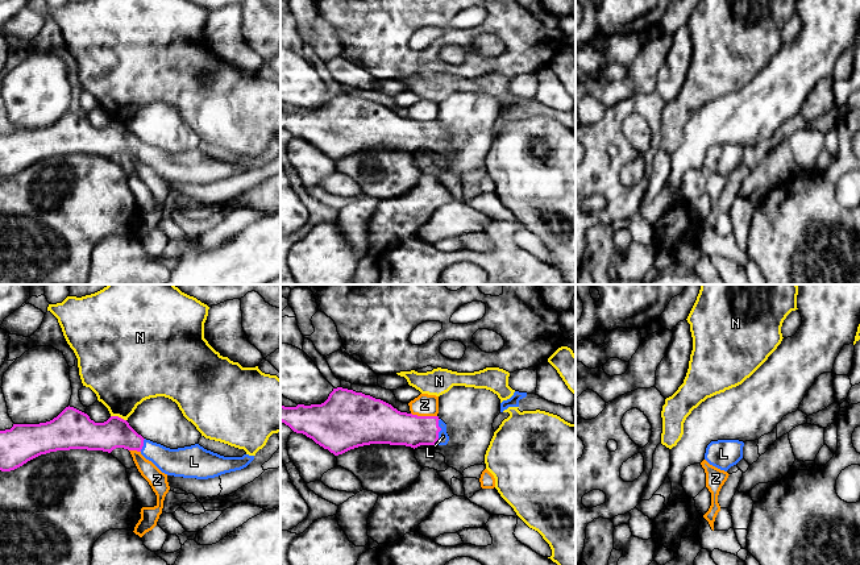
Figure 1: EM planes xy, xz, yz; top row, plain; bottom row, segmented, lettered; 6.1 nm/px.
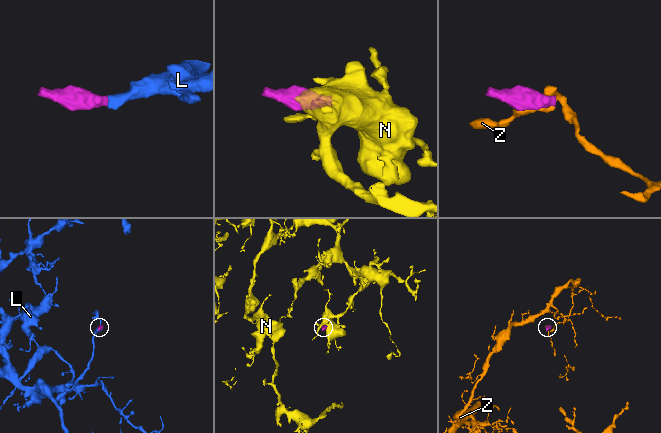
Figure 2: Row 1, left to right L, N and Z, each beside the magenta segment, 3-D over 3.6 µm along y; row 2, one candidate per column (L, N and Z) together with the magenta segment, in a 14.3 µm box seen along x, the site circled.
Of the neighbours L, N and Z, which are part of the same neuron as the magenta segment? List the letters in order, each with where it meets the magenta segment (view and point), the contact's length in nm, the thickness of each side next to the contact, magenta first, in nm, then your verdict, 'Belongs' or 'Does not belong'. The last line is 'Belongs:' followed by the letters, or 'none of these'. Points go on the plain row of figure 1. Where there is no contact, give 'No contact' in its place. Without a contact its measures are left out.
L: Touches magenta at xz (439, 136). Shared border 160 nm. Thickness 200 nm (magenta) against 60 nm. Belongs
N: Touches magenta at xy (117, 121). Shared border 100 nm. Thickness 200 nm (magenta) against 400 nm. Does not belong
Z: Touches magenta at xz (424, 121). Shared border 160 nm. Thickness 240 nm (magenta) against 140 nm. Does not belong
Belongs: L

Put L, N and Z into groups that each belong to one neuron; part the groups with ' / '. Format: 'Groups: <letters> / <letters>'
Groups: L / N / Z

